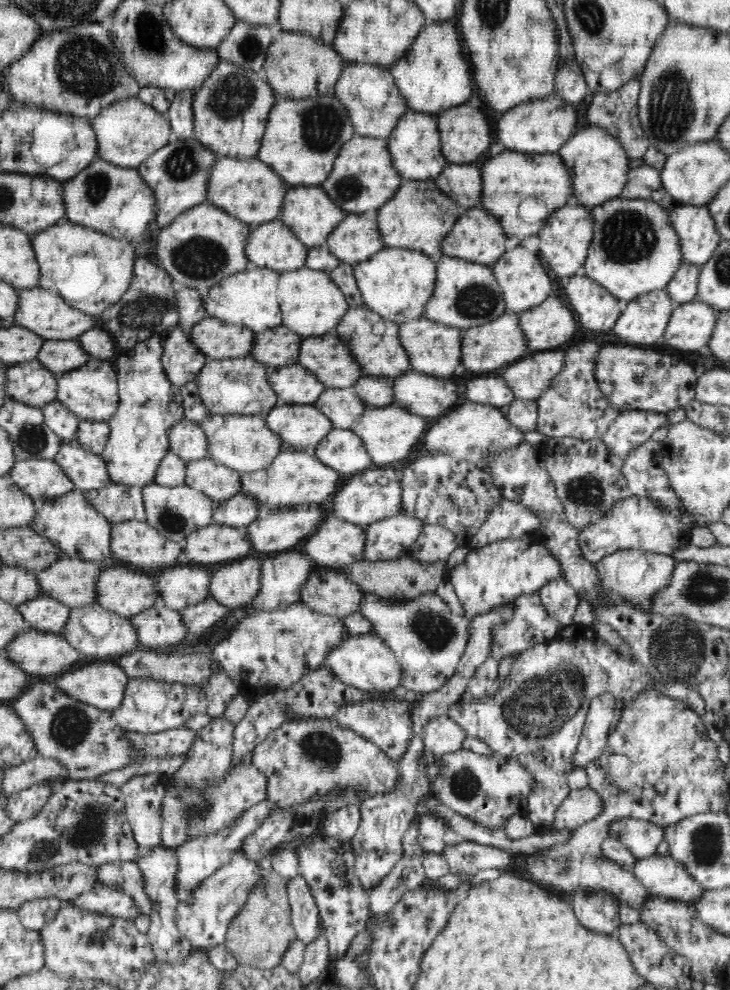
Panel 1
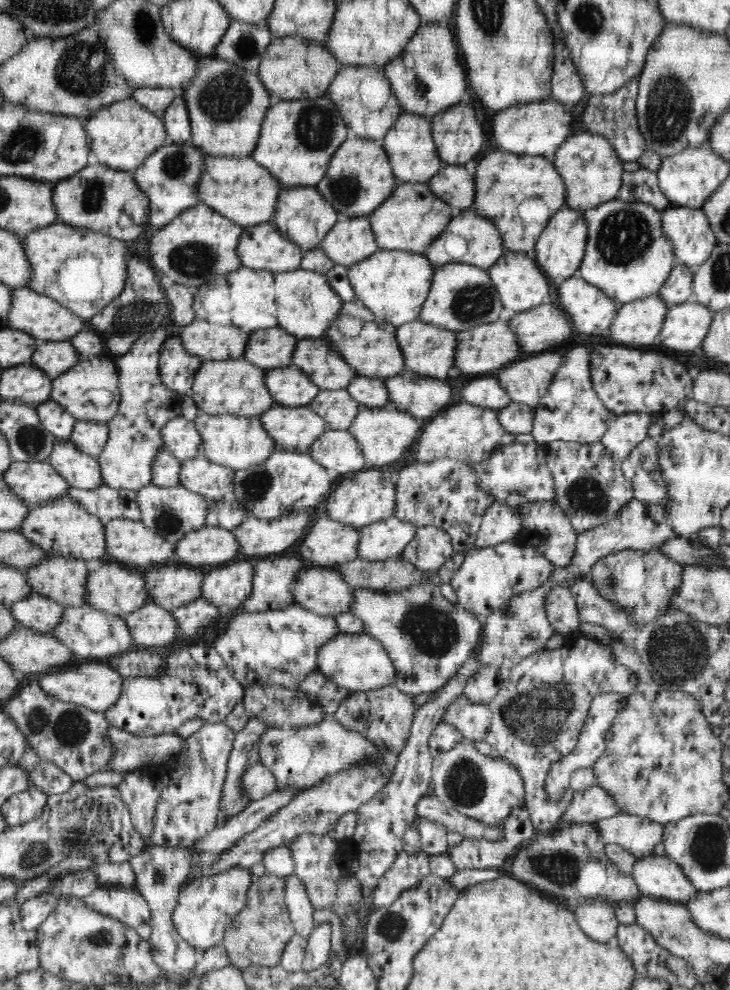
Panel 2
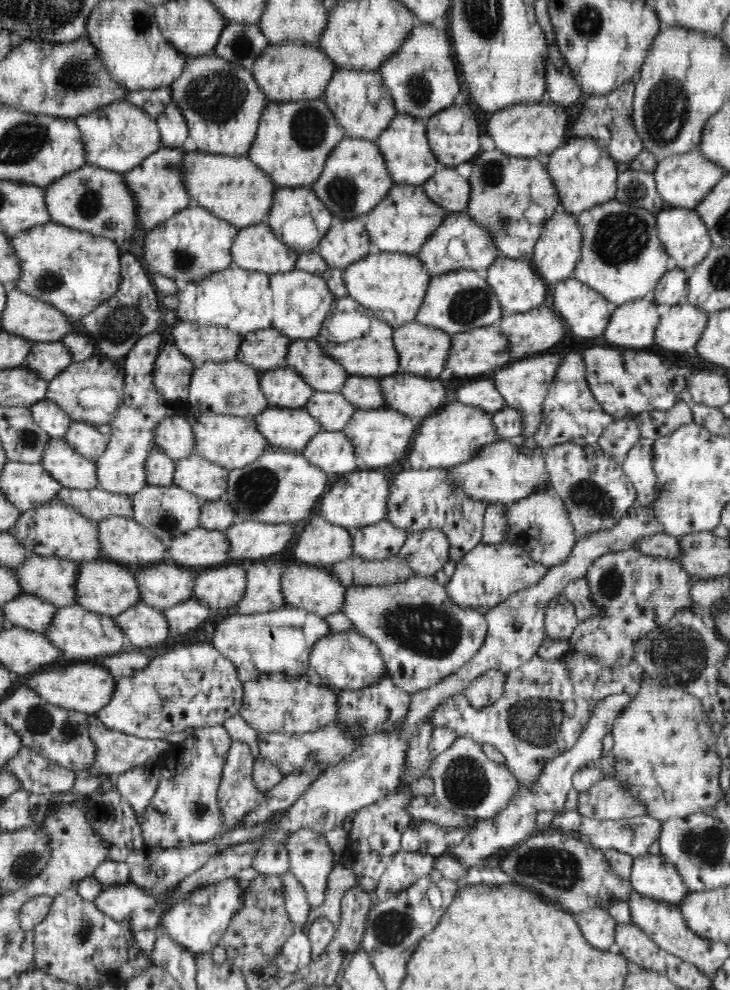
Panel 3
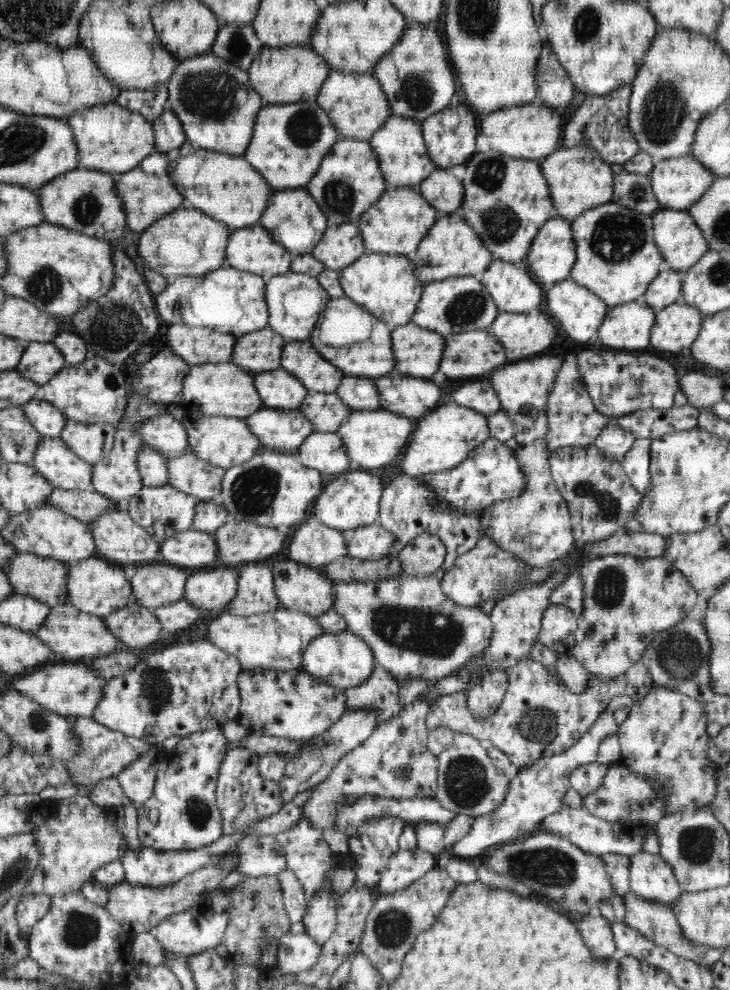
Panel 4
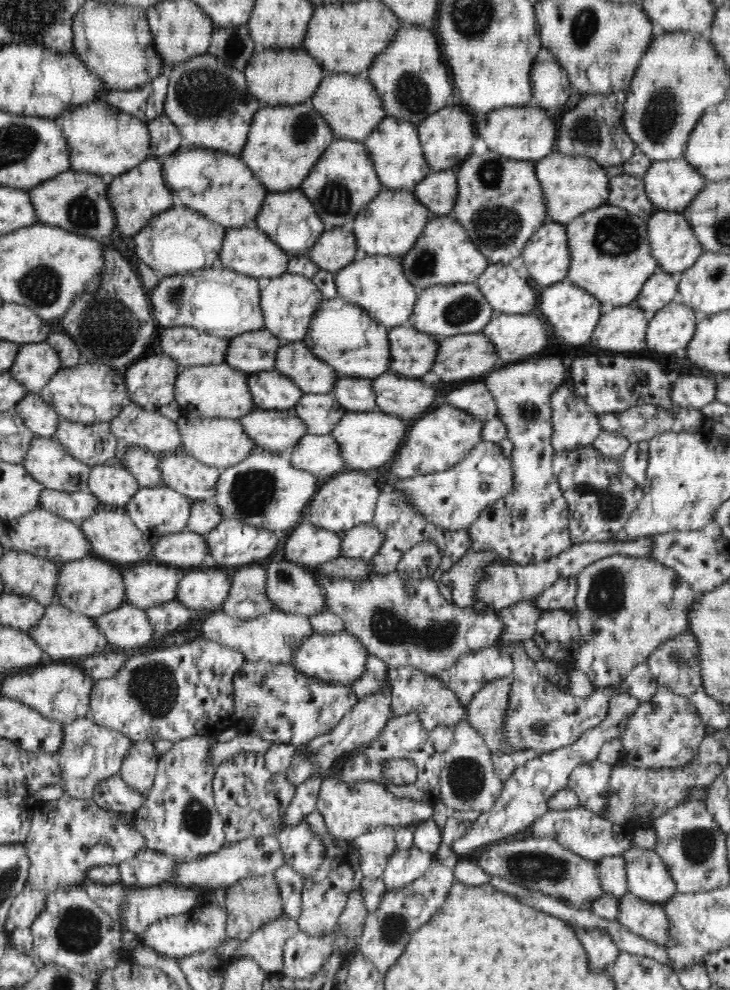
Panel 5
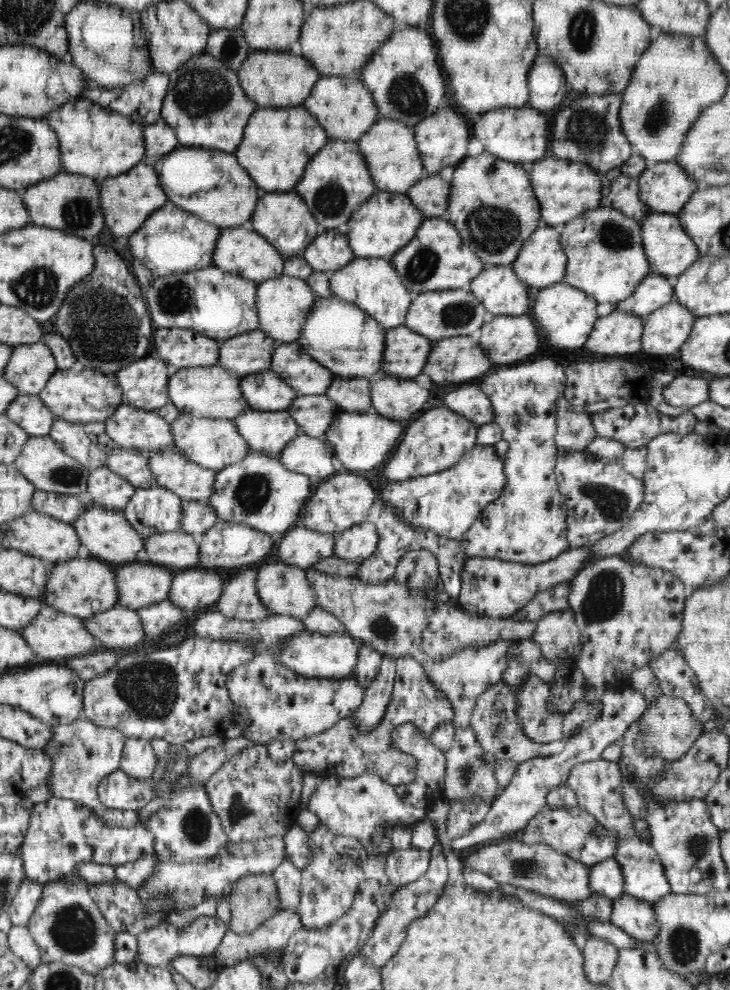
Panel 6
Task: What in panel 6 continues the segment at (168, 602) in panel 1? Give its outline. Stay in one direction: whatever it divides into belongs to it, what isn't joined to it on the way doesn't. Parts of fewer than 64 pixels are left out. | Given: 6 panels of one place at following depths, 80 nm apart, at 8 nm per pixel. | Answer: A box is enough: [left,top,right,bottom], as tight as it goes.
[116,563,175,610]

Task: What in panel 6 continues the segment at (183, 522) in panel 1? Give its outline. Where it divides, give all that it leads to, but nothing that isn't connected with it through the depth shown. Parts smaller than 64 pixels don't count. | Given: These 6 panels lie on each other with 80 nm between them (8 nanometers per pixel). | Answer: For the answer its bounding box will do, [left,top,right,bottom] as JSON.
[122,487,184,539]

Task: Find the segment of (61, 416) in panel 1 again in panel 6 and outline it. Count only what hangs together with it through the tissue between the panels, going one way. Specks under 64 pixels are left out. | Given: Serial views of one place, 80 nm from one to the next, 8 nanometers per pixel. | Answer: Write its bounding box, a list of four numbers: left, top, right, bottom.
[5,394,56,437]

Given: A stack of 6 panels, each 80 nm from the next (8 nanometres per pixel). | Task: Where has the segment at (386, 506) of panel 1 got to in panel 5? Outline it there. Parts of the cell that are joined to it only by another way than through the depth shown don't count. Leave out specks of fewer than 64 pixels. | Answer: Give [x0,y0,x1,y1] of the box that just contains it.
[304,471,381,534]

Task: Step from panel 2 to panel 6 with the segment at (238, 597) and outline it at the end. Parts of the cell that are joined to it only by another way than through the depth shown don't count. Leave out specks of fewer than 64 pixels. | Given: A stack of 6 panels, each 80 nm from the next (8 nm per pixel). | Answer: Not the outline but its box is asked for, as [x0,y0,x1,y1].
[169,570,224,610]

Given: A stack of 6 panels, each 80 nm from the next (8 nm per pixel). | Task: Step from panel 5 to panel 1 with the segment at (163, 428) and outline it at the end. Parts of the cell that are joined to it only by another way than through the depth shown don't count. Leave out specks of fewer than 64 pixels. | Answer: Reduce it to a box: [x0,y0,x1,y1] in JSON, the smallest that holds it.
[168,419,208,464]

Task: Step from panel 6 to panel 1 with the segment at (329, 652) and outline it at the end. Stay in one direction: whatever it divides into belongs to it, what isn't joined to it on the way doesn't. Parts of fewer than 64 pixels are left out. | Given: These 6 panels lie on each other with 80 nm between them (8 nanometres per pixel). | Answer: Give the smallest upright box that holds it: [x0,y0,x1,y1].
[324,633,402,691]

